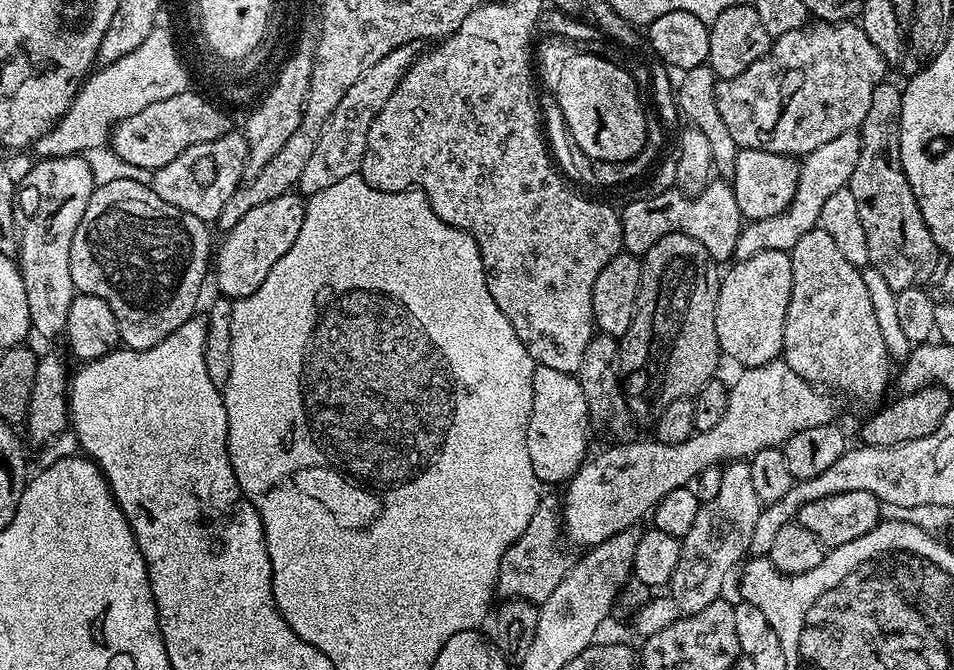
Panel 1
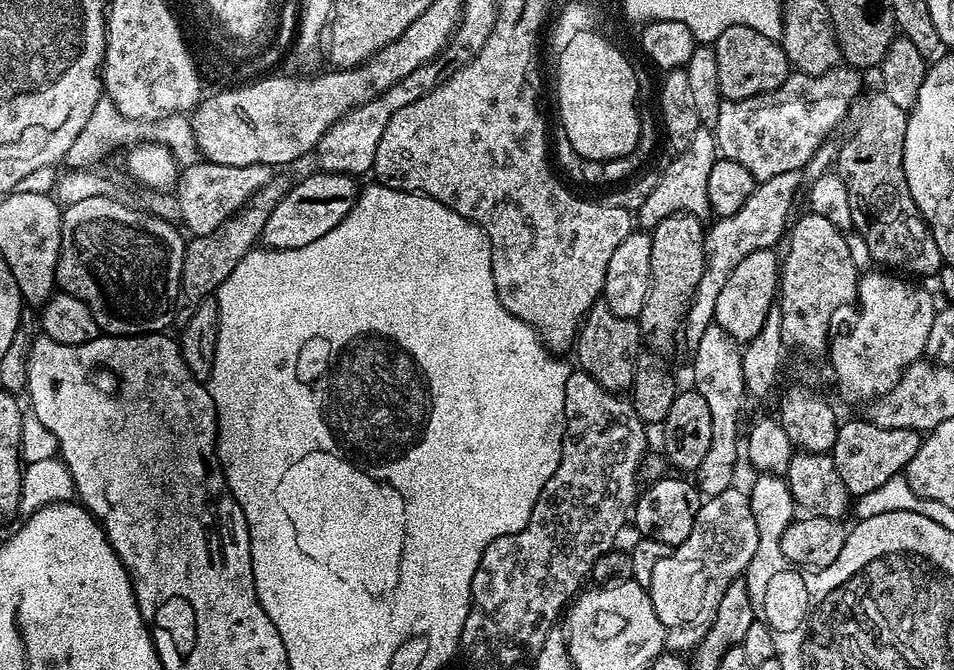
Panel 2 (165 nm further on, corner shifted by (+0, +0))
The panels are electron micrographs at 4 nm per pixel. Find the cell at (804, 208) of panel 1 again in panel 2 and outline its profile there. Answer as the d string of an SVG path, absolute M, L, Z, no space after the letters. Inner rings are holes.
M787 172L774 174L774 178L757 183L753 187L750 198L742 202L742 206L734 214L719 217L716 225L709 227L704 233L704 273L702 282L698 282L696 292L692 296L692 305L684 316L682 340L695 346L706 328L710 327L716 318L718 294L722 286L726 286L726 278L734 274L734 266L754 254L754 250L775 249L776 243L783 241L786 236L786 225L789 223L788 215L792 212L792 203L796 200L796 191L800 188L800 172Z

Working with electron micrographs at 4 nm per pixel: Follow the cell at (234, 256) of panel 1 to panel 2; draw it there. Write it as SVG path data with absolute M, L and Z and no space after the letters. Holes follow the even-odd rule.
M313 171L313 176L293 183L278 206L264 223L263 243L270 248L301 248L318 242L322 234L334 230L356 205L358 184L353 177L343 176L340 172Z

